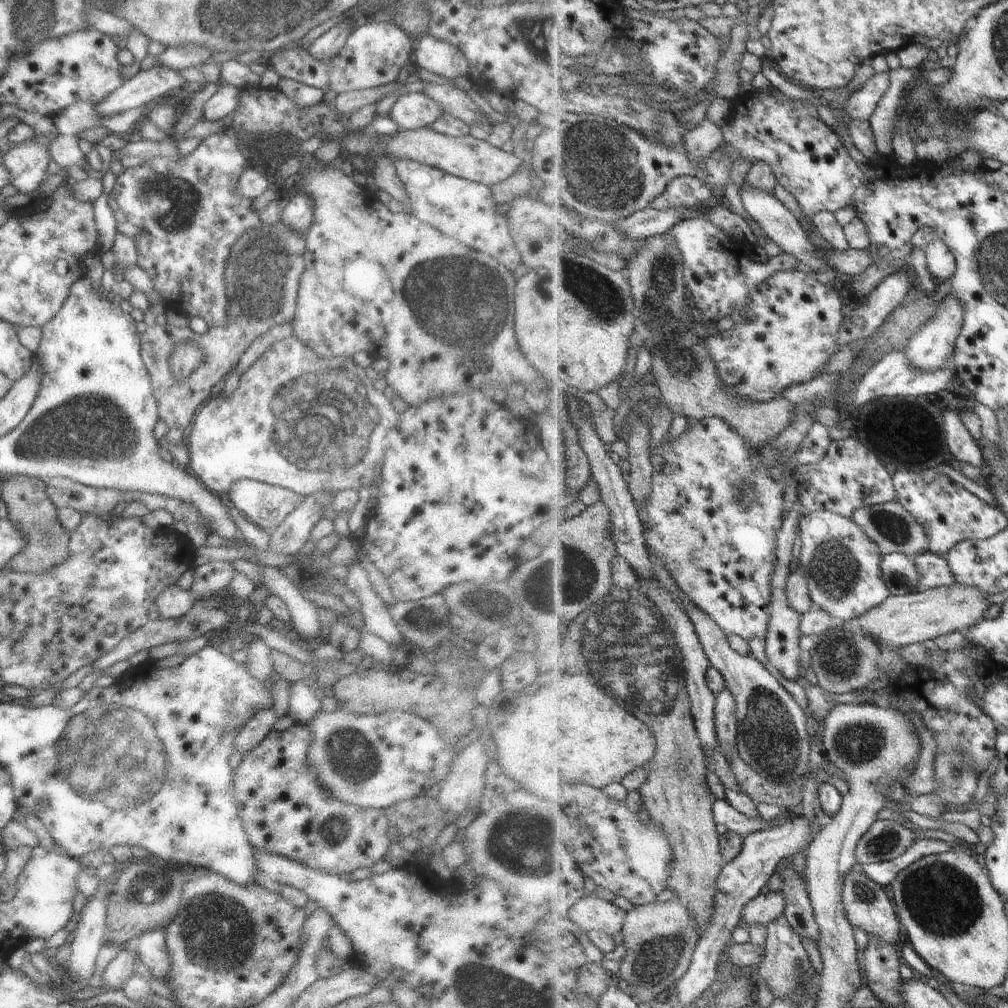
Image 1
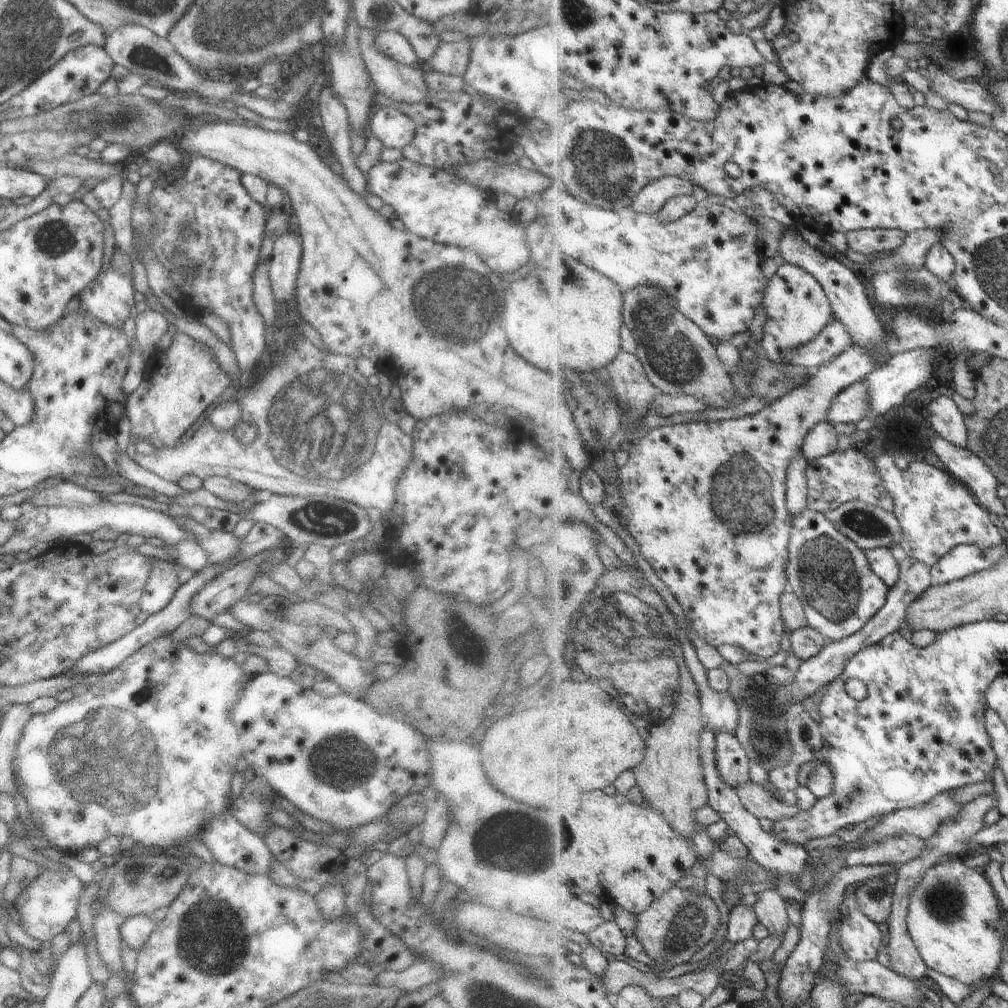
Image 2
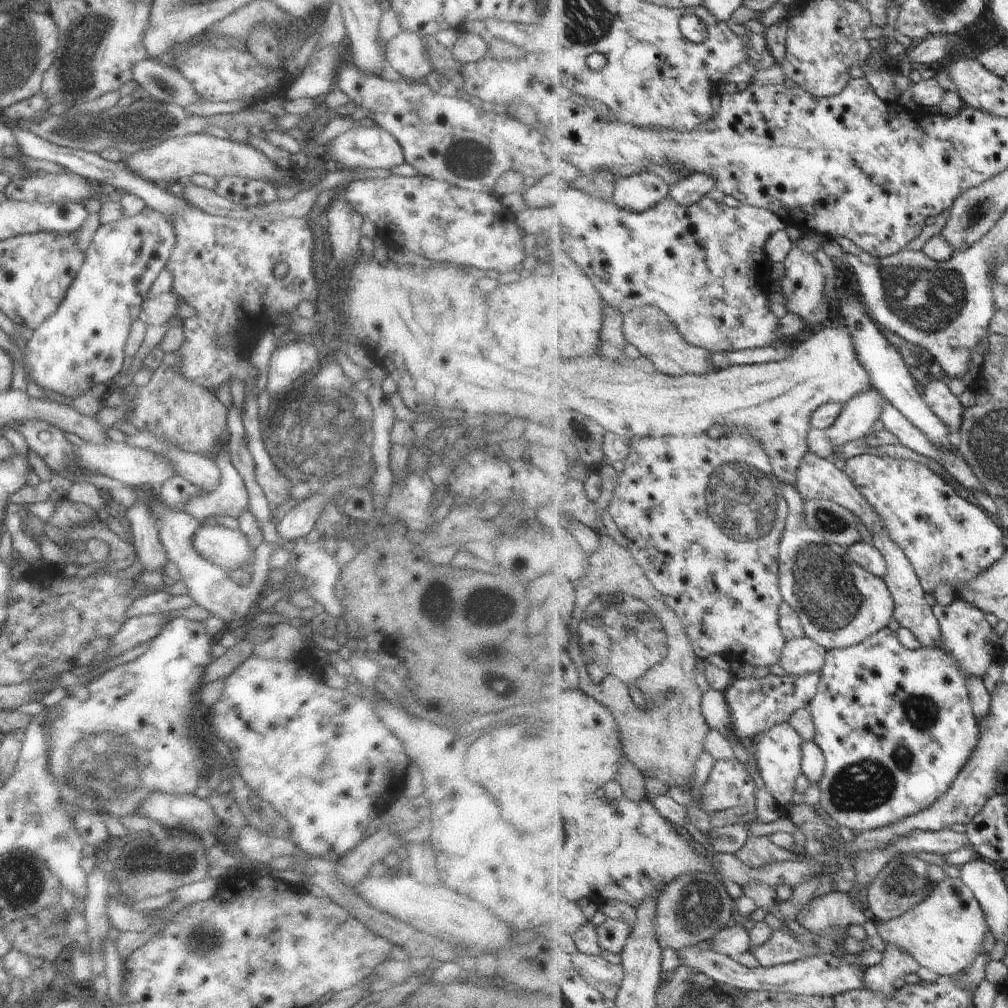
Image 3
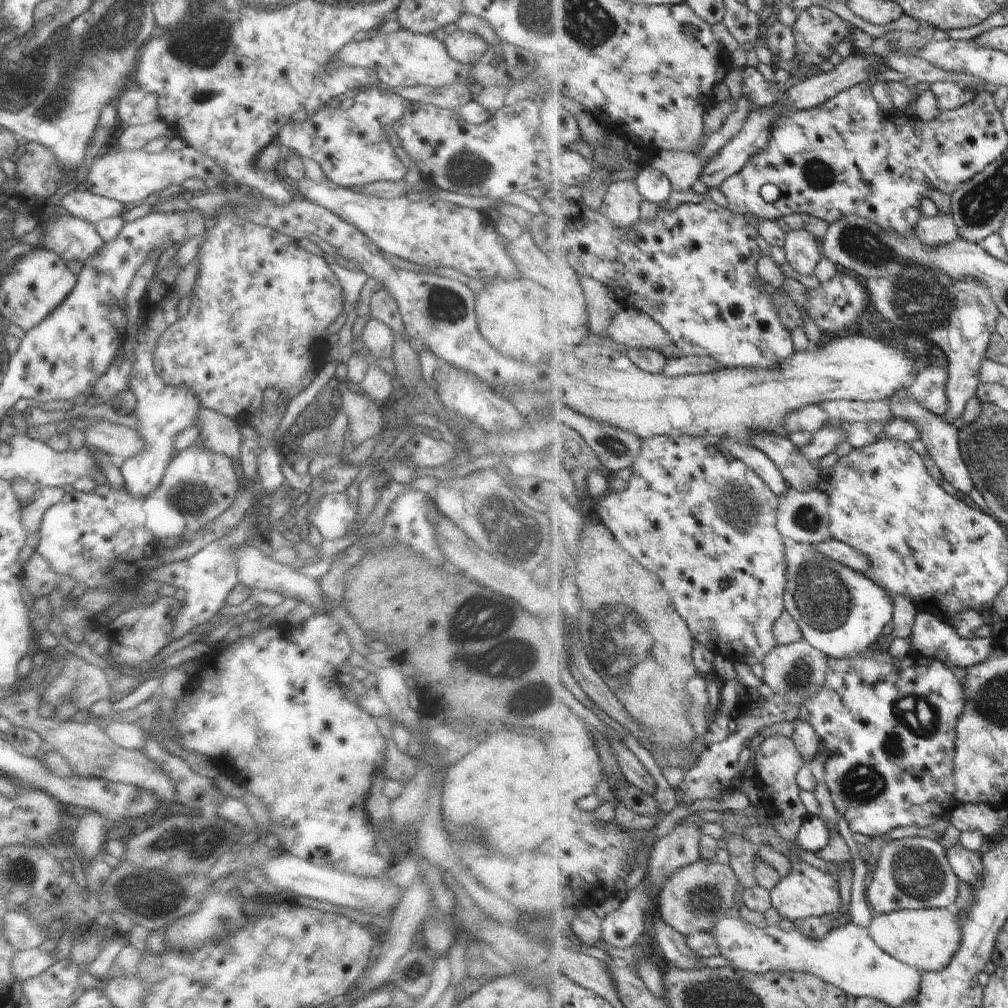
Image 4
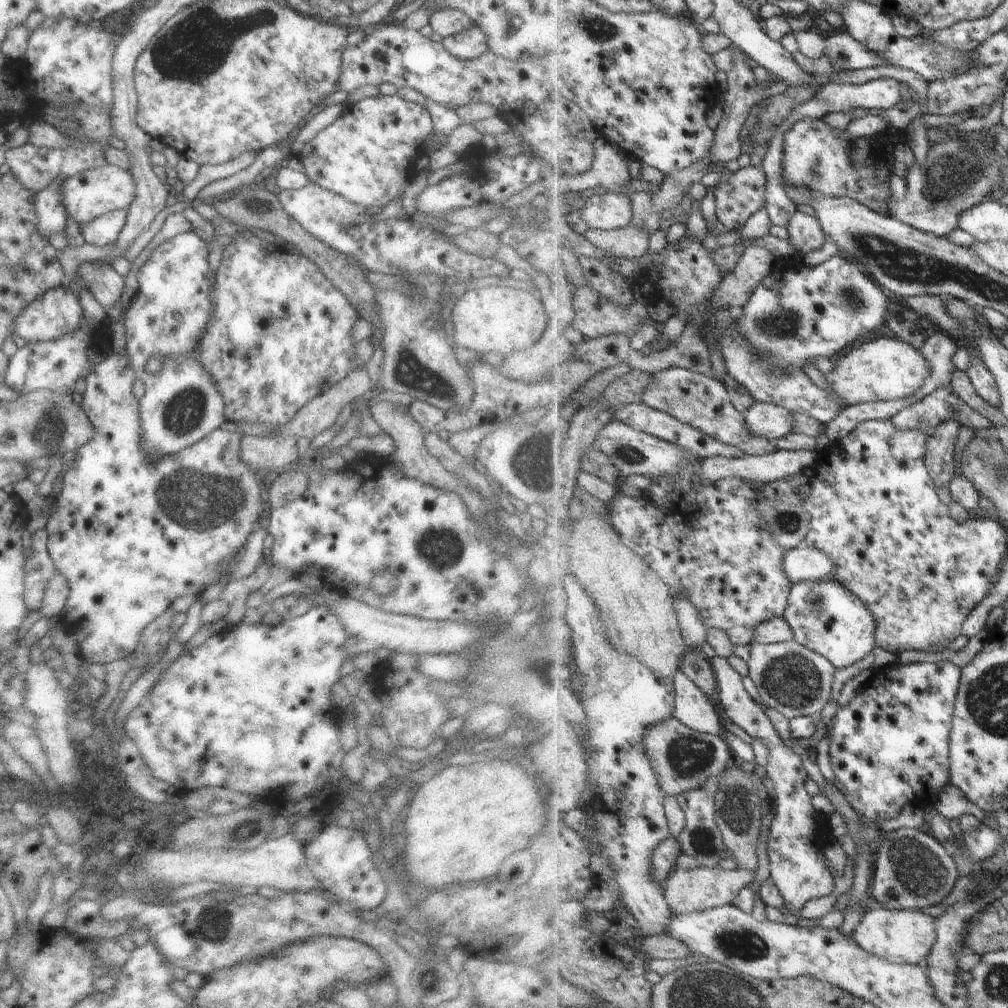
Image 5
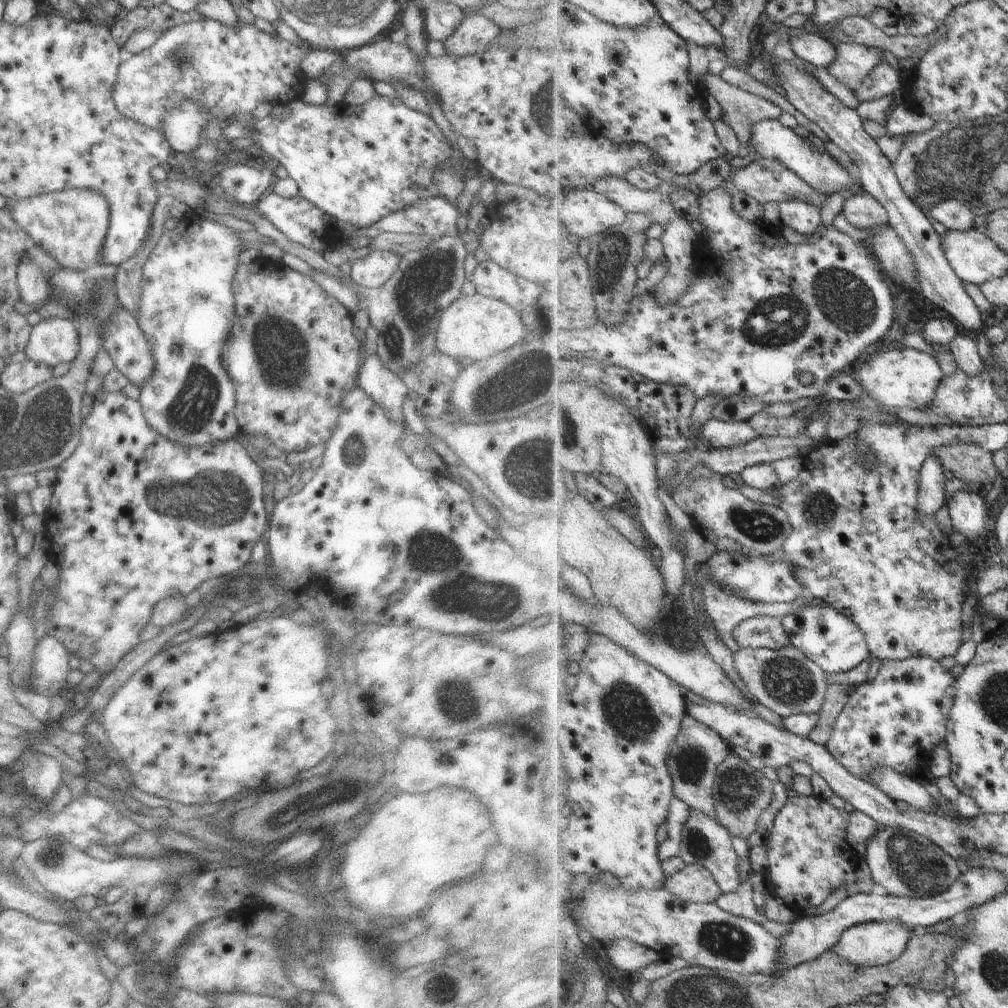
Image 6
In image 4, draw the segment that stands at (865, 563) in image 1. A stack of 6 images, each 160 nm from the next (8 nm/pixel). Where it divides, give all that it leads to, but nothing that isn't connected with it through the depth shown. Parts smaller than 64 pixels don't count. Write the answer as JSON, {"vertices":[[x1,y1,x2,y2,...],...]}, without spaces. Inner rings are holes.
{"vertices":[[717,439,711,442,715,442,716,447,719,447,719,443,722,443,729,454,732,454,732,457,737,457,751,468,754,468,755,472,758,472,759,476,762,476,762,479,770,485,776,496,784,497,790,491,790,484,787,479,775,464,775,461,771,460,770,456,767,456,767,453,755,446,737,442,733,439],[797,543,786,548,788,583,784,604,789,614,801,627,801,632,811,646,822,650,828,657,842,659,871,648,873,642,883,634,883,628,893,620,893,600,890,594,871,577,847,565,826,557,815,545]]}

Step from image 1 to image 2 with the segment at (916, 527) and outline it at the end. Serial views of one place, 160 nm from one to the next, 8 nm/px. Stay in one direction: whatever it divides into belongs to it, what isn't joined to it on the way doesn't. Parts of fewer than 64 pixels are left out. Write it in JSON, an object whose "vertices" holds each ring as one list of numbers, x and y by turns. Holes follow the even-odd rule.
{"vertices":[[861,501,839,505,825,513,851,540,864,551,889,549,903,540,904,530,897,512,871,506]]}

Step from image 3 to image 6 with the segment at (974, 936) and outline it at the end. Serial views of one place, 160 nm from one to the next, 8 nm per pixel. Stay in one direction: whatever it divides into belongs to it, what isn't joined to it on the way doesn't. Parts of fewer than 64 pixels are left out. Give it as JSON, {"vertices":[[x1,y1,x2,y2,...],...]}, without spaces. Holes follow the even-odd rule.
{"vertices":[[893,919,871,921,846,930,838,943,829,951,835,951,840,957,859,967,883,966,896,961,907,950,910,940,915,935,914,932,915,928]]}

